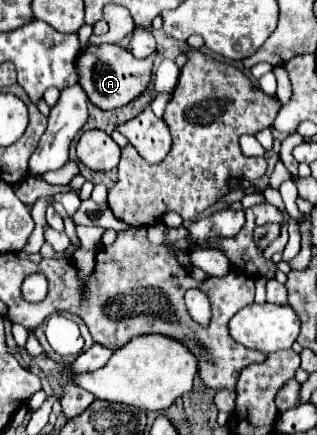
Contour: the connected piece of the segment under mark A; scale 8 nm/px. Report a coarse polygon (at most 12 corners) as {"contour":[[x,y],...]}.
{"contour":[[90,45],[78,83],[104,111],[146,91],[154,55],[118,45]]}

